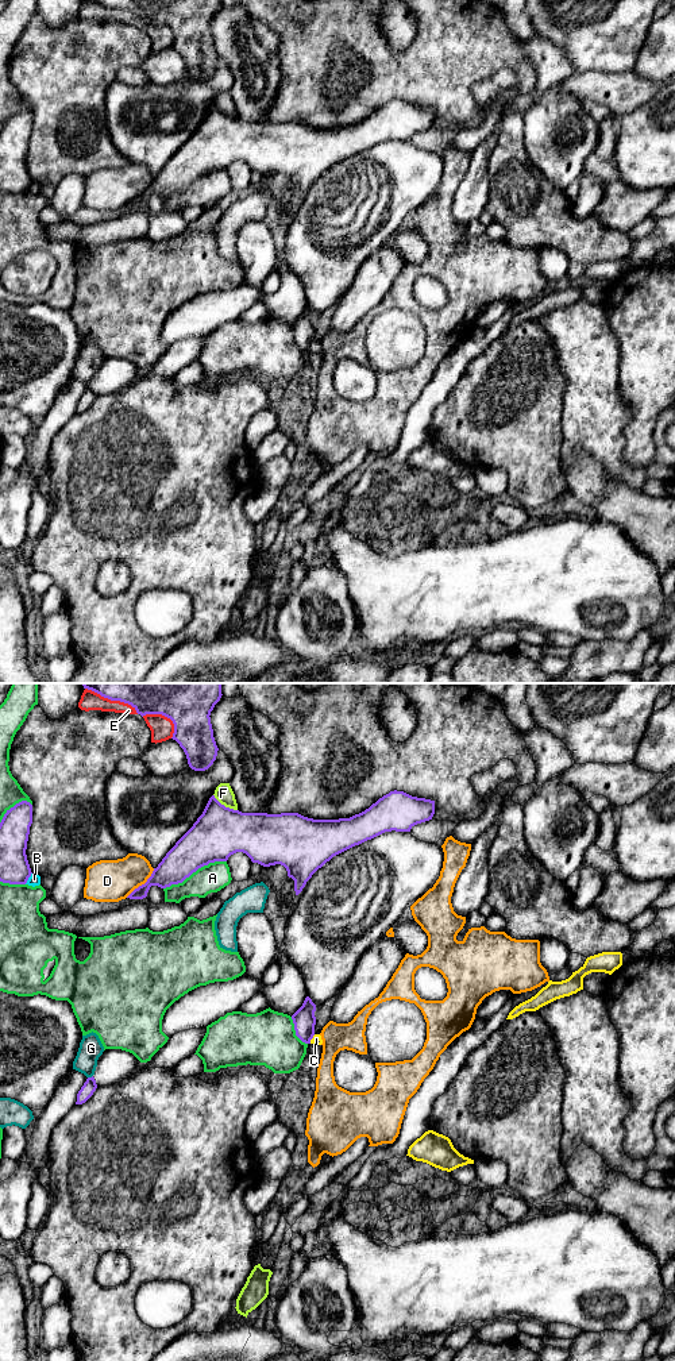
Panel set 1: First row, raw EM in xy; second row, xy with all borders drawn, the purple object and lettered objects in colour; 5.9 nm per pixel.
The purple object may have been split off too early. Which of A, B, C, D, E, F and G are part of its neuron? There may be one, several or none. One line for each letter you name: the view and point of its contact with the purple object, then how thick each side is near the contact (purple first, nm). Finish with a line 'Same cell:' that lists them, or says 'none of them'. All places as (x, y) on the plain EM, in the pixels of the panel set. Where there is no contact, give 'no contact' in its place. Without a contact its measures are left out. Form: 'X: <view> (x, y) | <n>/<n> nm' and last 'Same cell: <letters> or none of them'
C: xy (312, 346) | 140/50 nm
Same cell: C

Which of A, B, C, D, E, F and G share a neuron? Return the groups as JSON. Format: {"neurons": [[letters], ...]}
{"neurons": [["A"], ["B"], ["C"], ["D"], ["E"], ["F"], ["G"]]}

